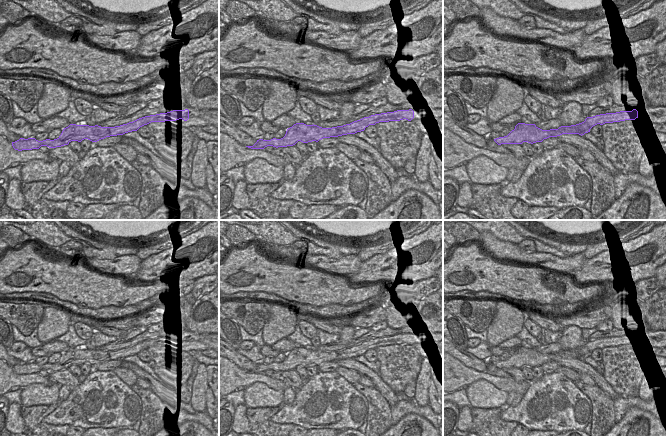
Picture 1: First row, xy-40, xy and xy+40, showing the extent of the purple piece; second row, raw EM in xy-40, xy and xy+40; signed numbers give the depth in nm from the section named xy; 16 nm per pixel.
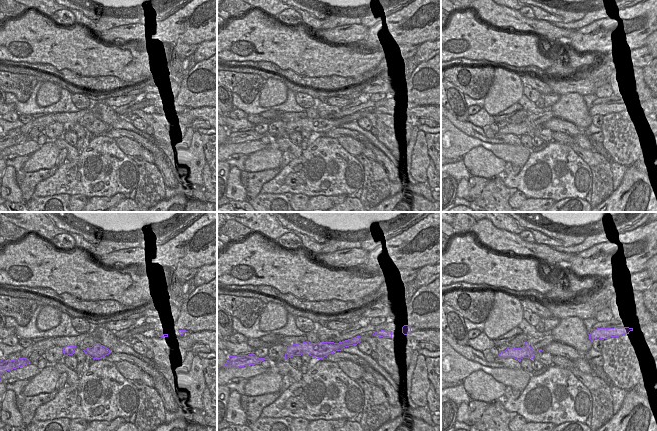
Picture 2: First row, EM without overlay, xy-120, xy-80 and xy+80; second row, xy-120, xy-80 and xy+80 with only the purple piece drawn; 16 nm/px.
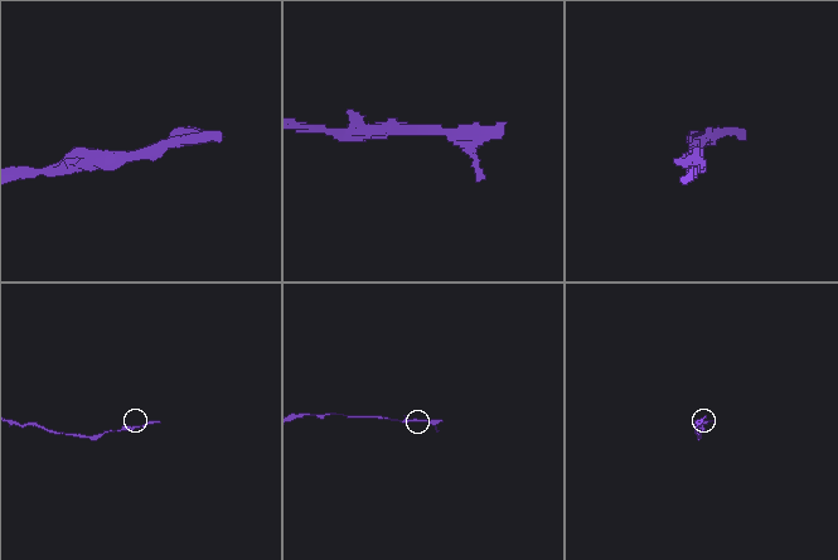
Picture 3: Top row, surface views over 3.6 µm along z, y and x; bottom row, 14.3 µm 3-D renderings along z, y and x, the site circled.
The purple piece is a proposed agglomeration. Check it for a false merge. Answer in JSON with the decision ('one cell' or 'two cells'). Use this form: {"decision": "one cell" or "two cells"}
{"decision": "one cell"}

